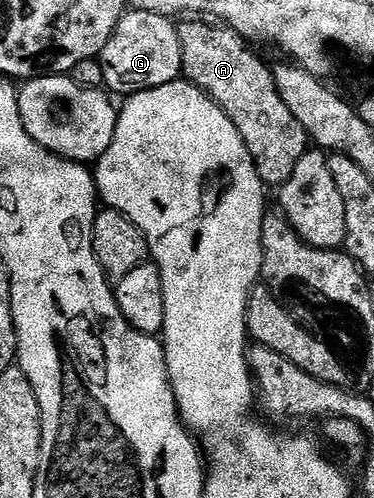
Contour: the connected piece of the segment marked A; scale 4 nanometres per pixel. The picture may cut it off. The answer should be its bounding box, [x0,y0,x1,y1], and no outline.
[178,20,309,187]

